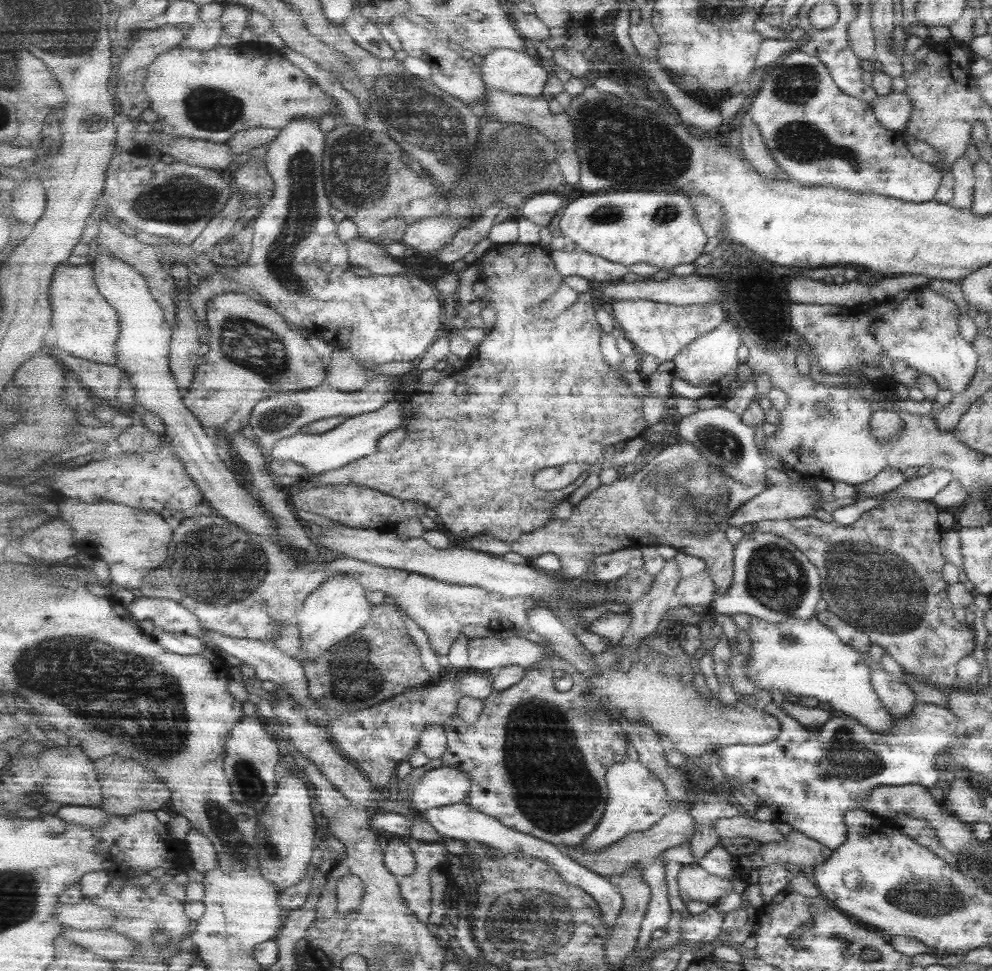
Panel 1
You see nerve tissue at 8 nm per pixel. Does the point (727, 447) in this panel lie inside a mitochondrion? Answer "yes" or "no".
yes

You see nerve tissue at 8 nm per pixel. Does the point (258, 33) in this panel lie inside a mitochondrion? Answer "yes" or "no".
no

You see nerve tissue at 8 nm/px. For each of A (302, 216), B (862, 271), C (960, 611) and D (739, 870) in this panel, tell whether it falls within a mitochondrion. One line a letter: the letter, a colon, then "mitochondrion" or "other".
A: mitochondrion
B: other
C: other
D: other

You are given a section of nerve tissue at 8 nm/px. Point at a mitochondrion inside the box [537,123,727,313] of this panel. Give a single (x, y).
(667, 211)

